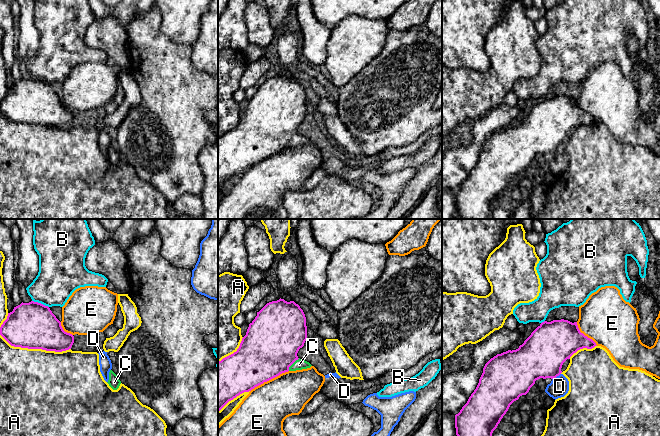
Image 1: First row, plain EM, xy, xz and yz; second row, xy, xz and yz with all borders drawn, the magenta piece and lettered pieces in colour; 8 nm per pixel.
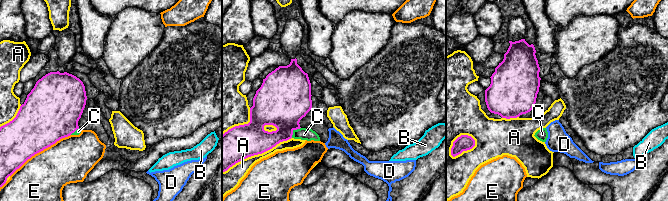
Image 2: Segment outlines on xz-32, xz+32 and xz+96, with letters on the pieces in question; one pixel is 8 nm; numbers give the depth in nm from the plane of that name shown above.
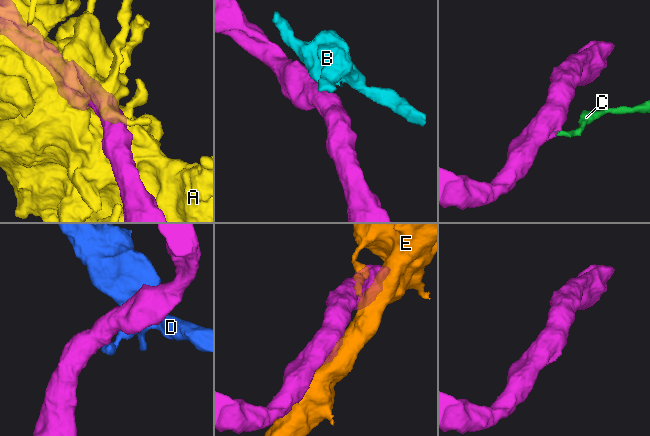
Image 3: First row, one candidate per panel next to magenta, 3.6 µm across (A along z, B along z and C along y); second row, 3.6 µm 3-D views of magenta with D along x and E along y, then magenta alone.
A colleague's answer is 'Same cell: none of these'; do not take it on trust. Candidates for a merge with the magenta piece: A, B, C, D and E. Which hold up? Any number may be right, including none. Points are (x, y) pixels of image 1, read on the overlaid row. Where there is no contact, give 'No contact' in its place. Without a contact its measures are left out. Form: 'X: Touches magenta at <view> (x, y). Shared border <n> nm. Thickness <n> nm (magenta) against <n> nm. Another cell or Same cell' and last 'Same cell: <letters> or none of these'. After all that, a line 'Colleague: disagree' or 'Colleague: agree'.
A: Touches magenta at xy (35, 348). Shared border 600 nm. Thickness 380 nm (magenta) against 500 nm. Another cell
B: Touches magenta at xy (40, 303). Shared border 150 nm. Thickness 380 nm (magenta) against 320 nm. Another cell
C: Touches magenta at xz (292, 363). Shared border 140 nm. Thickness 440 nm (magenta) against 90 nm. Same cell
D: Touches magenta at yz (556, 376). Shared border 90 nm. Thickness 360 nm (magenta) against 160 nm. Another cell
E: Touches magenta at xz (269, 379). Shared border 360 nm. Thickness 440 nm (magenta) against 360 nm. Another cell
Same cell: C
Colleague: disagree

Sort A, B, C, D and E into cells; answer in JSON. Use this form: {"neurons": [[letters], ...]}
{"neurons": [["A"], ["B"], ["C"], ["D"], ["E"]]}

